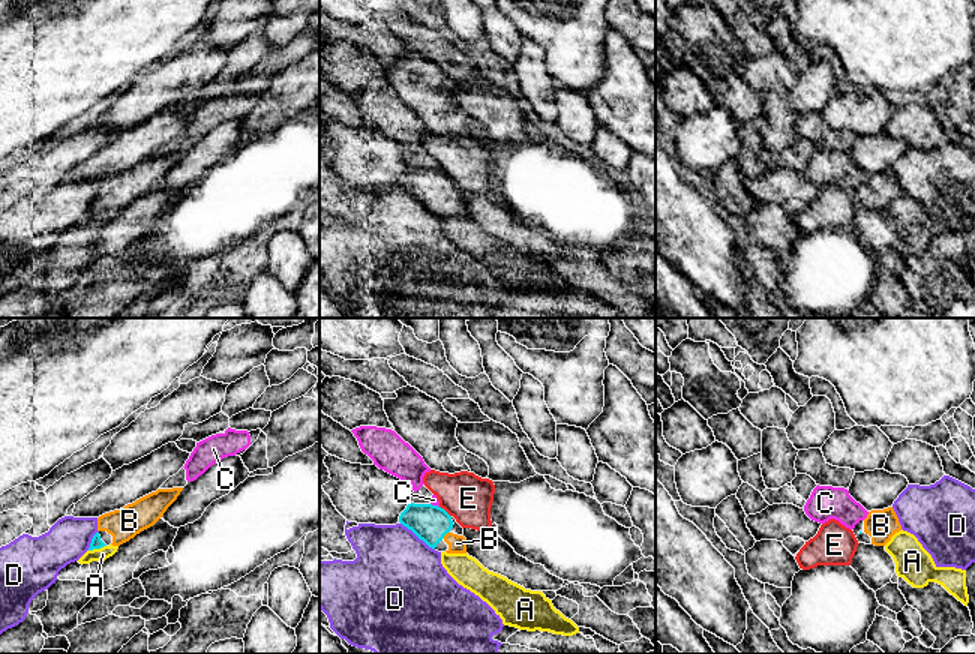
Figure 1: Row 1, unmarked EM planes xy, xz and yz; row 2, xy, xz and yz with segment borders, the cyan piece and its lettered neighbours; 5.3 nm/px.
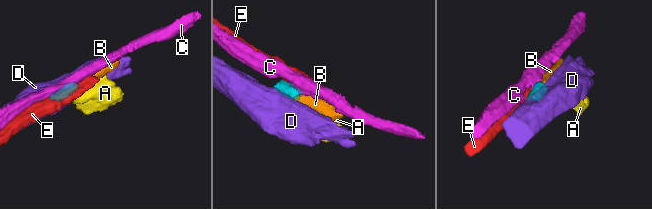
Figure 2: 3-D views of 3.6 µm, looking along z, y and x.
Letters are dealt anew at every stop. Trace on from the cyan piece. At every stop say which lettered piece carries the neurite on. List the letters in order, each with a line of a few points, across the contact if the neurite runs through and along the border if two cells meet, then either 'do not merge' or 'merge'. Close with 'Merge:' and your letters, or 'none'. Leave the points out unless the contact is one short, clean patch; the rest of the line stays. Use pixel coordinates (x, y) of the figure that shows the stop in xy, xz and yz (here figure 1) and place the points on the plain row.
A: xy (105, 209), (89, 215) | do not merge
B: xz (429, 186), (446, 197), (456, 207) | merge
C: xz (431, 167), (438, 171) | do not merge
D: xz (401, 186), (434, 213) | do not merge
E: xz (440, 170), (450, 180) | do not merge
Merge: B

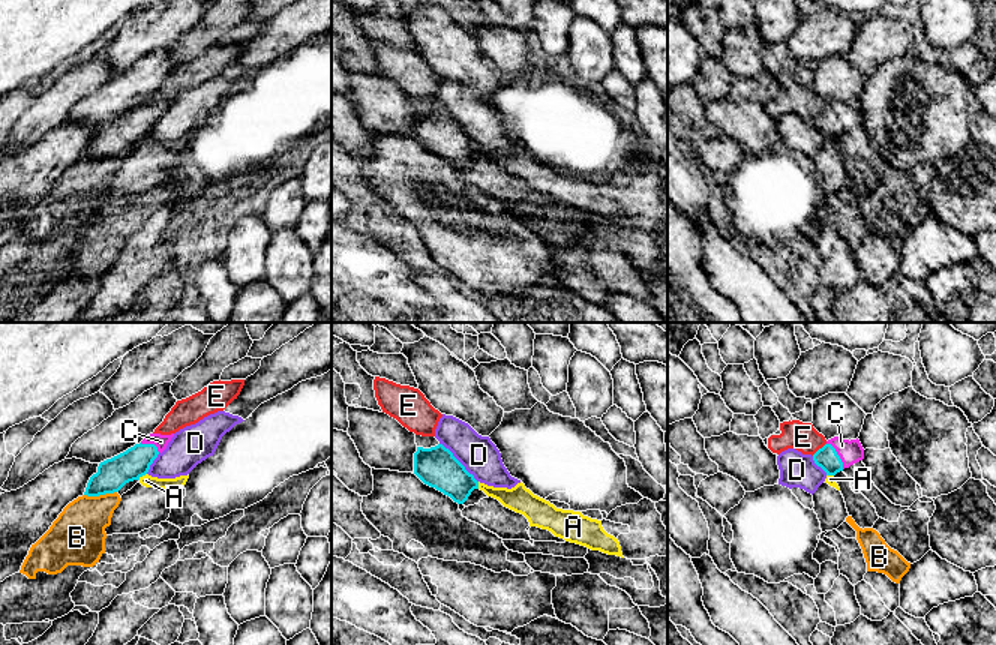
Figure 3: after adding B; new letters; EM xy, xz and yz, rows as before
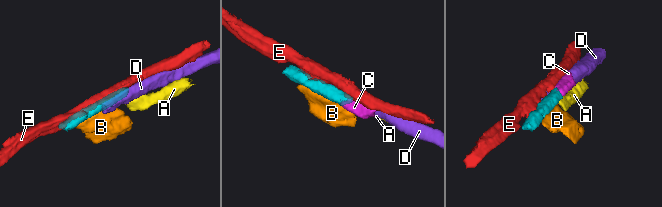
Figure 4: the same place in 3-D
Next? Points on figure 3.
A: xy (146, 137), (138, 143) | do not merge
B: do not merge
C: yz (827, 122), (837, 119), (851, 116) | merge
D: do not merge
E: do not merge
Merge: C

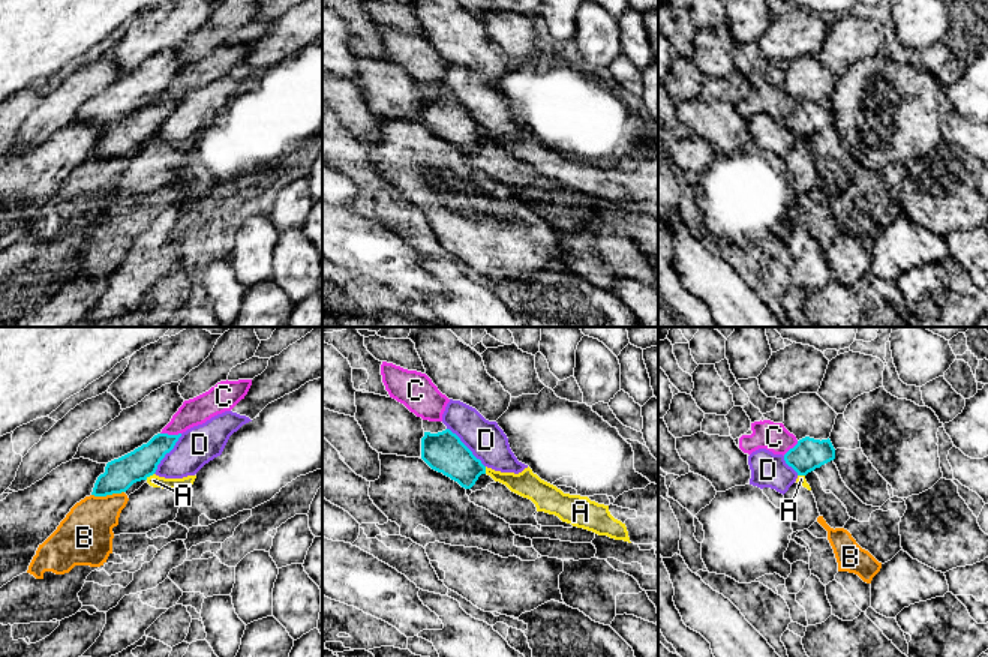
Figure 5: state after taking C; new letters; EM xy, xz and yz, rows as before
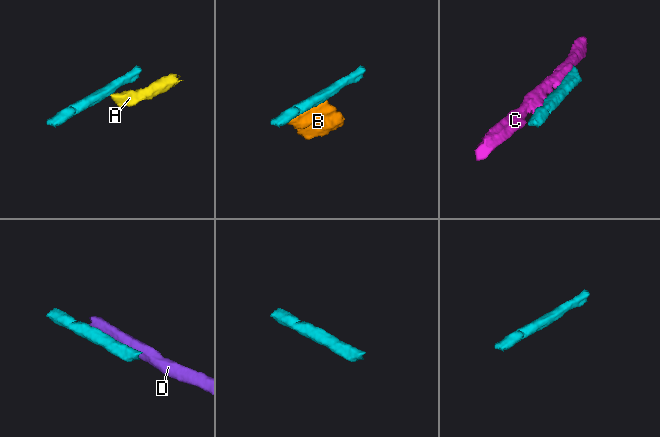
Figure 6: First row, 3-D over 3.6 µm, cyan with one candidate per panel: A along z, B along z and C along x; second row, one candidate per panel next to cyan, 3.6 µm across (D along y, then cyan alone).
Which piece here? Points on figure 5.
A: xy (153, 137), (146, 143) | do not merge
B: do not merge
C: do not merge
D: do not merge
Merge: none

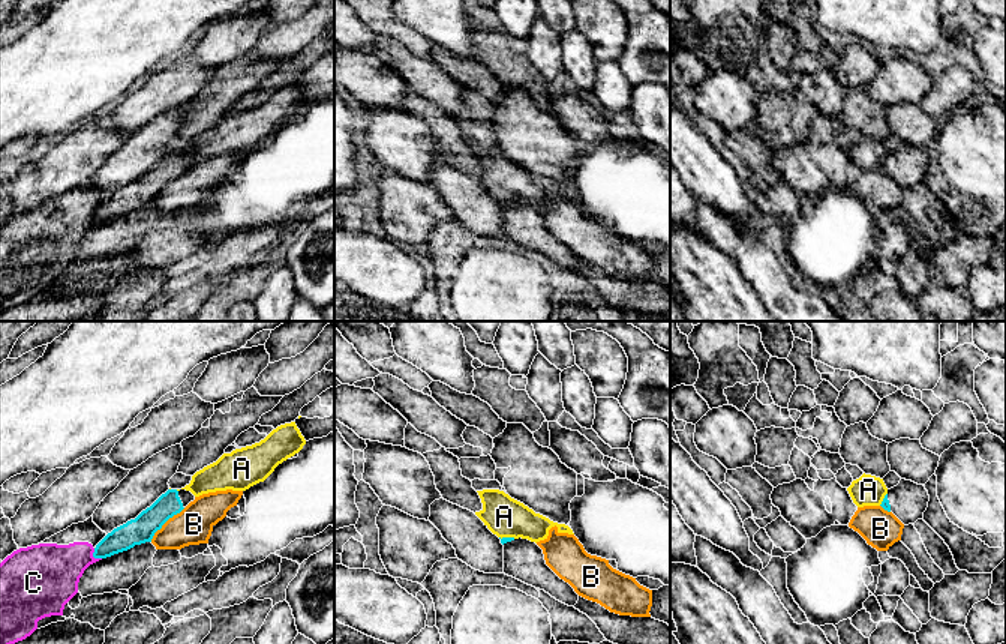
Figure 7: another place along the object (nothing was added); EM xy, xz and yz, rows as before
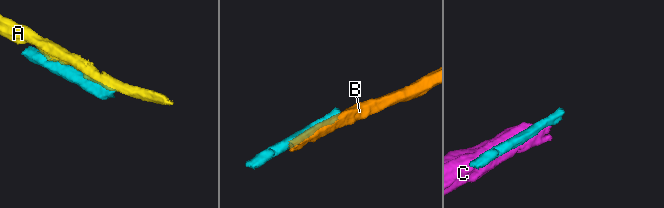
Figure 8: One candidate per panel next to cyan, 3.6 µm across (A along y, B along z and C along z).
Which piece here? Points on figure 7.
A: do not merge
B: do not merge
C: do not merge
Merge: none

